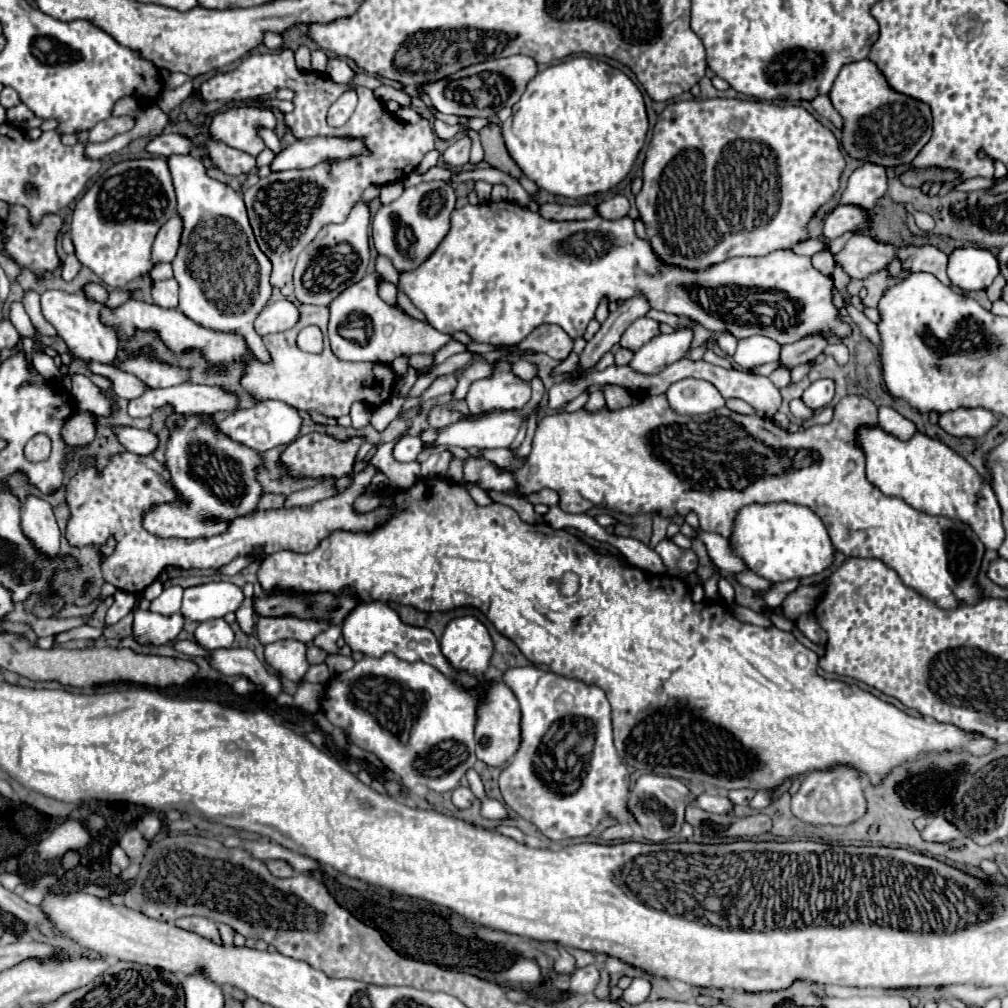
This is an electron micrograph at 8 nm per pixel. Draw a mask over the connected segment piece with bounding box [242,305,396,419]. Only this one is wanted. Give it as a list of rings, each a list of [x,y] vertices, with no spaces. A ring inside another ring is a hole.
[[[304,305],[304,309],[300,309],[300,323],[296,327],[282,333],[264,335],[264,343],[272,355],[272,363],[270,365],[264,365],[260,361],[248,363],[246,373],[242,377],[242,389],[250,391],[256,399],[276,399],[302,411],[316,409],[334,419],[348,415],[350,405],[354,401],[362,401],[370,407],[378,407],[380,403],[384,403],[392,395],[392,387],[396,379],[392,367],[382,363],[348,363],[336,359],[326,337],[326,325],[328,325],[326,307]],[[306,325],[318,325],[322,329],[324,333],[322,355],[304,353],[296,347],[296,335]]]

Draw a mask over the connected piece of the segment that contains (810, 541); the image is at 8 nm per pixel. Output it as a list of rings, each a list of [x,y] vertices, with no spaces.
[[[792,503],[744,507],[736,517],[730,545],[734,553],[744,559],[750,571],[774,583],[820,575],[834,565],[836,555],[836,549],[832,547],[828,531],[820,517],[808,507]]]

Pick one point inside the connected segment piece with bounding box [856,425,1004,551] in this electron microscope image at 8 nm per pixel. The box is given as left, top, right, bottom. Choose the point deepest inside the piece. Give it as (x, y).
(927, 474)

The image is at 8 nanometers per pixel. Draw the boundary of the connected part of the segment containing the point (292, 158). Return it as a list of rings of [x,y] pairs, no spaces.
[[[310,137],[298,139],[292,147],[286,147],[272,161],[272,171],[282,169],[306,169],[324,161],[352,159],[356,155],[370,155],[364,139],[352,137]]]

